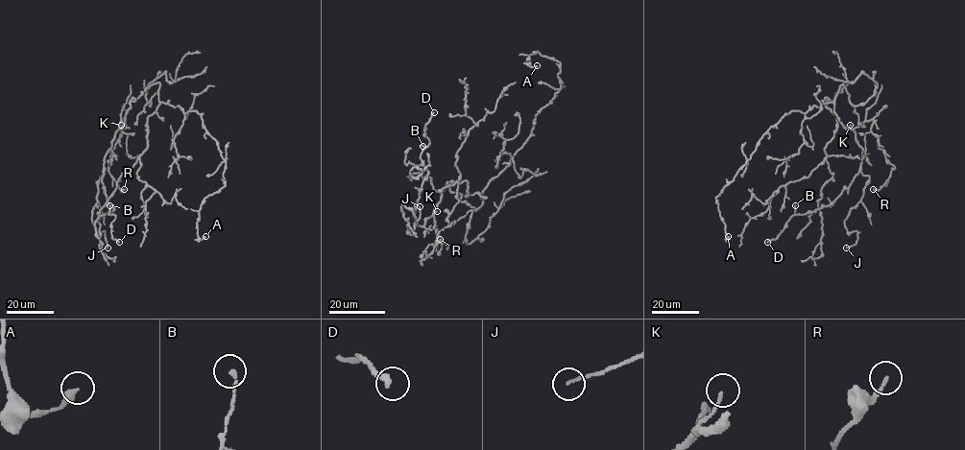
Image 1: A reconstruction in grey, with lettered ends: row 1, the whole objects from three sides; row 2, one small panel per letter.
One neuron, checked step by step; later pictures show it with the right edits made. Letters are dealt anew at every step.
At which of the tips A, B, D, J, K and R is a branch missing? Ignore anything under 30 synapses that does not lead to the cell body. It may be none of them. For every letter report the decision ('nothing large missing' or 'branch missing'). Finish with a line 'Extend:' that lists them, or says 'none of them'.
A: nothing large missing
B: nothing large missing
D: nothing large missing
J: nothing large missing
K: nothing large missing
R: nothing large missing
Extend: none of them

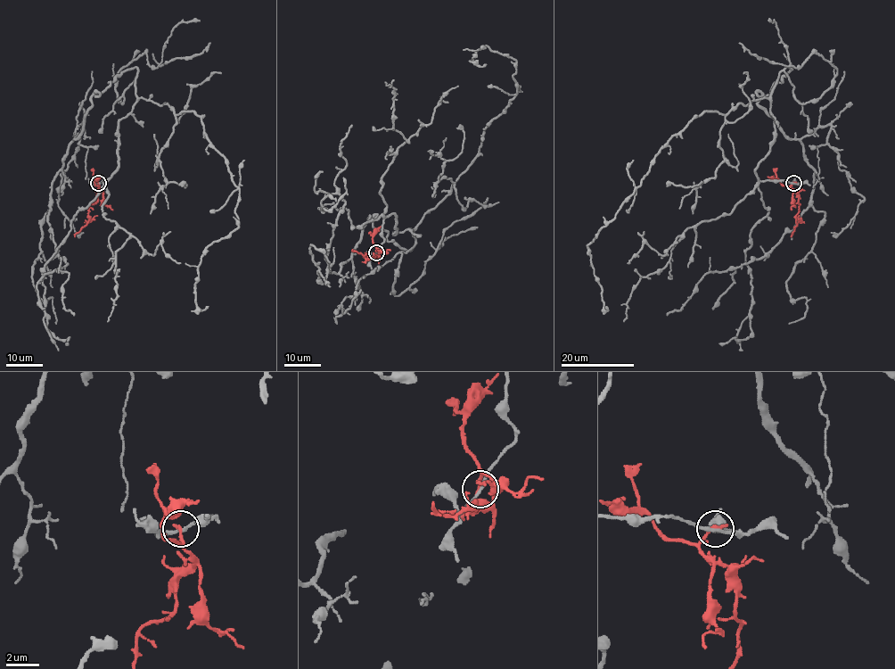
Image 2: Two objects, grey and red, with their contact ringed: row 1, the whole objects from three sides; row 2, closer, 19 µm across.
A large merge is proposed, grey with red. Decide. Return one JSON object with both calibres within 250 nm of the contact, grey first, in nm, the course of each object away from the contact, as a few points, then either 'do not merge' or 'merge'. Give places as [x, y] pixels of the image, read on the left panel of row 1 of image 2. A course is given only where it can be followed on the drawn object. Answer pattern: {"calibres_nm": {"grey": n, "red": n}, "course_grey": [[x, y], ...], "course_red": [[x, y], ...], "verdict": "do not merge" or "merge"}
{"calibres_nm": {"grey": 170, "red": 240}, "course_grey": [[98, 183], [117, 169], [136, 68], [94, 91], [53, 182], [48, 223], [75, 314]], "course_red": [[98, 183], [101, 192], [97, 201], [90, 205], [88, 222], [75, 236]], "verdict": "do not merge"}

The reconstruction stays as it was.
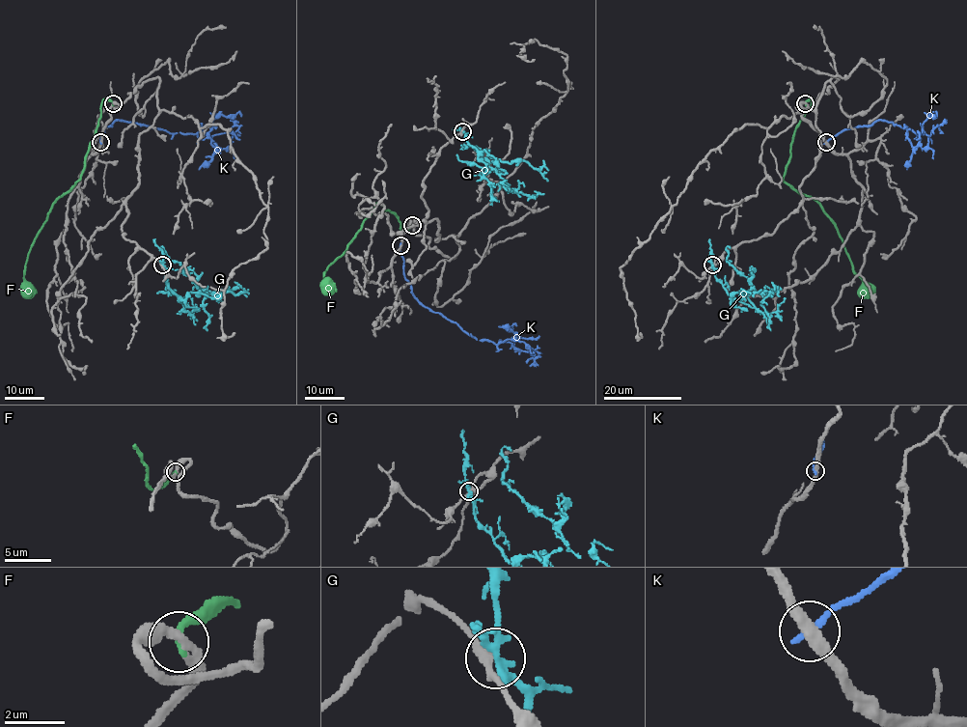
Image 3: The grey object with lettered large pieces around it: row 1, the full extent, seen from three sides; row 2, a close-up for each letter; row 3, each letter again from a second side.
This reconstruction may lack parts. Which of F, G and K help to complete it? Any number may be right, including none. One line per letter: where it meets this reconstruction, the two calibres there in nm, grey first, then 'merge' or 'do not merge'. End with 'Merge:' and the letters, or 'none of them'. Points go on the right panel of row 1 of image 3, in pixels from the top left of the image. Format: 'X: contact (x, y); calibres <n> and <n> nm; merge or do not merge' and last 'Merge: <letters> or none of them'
F: contact (805, 103); calibres 300 and 240 nm; merge
G: contact (712, 265); calibres 320 and 240 nm; do not merge
K: contact (826, 142); calibres 340 and 240 nm; do not merge
Merge: F

